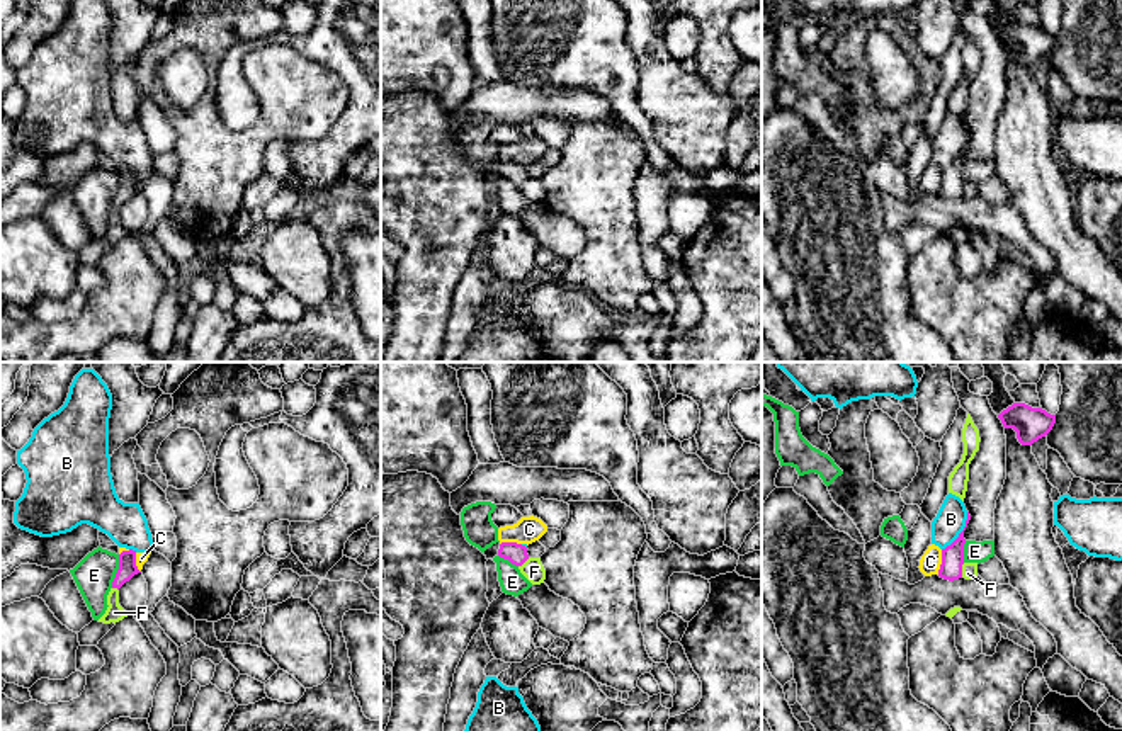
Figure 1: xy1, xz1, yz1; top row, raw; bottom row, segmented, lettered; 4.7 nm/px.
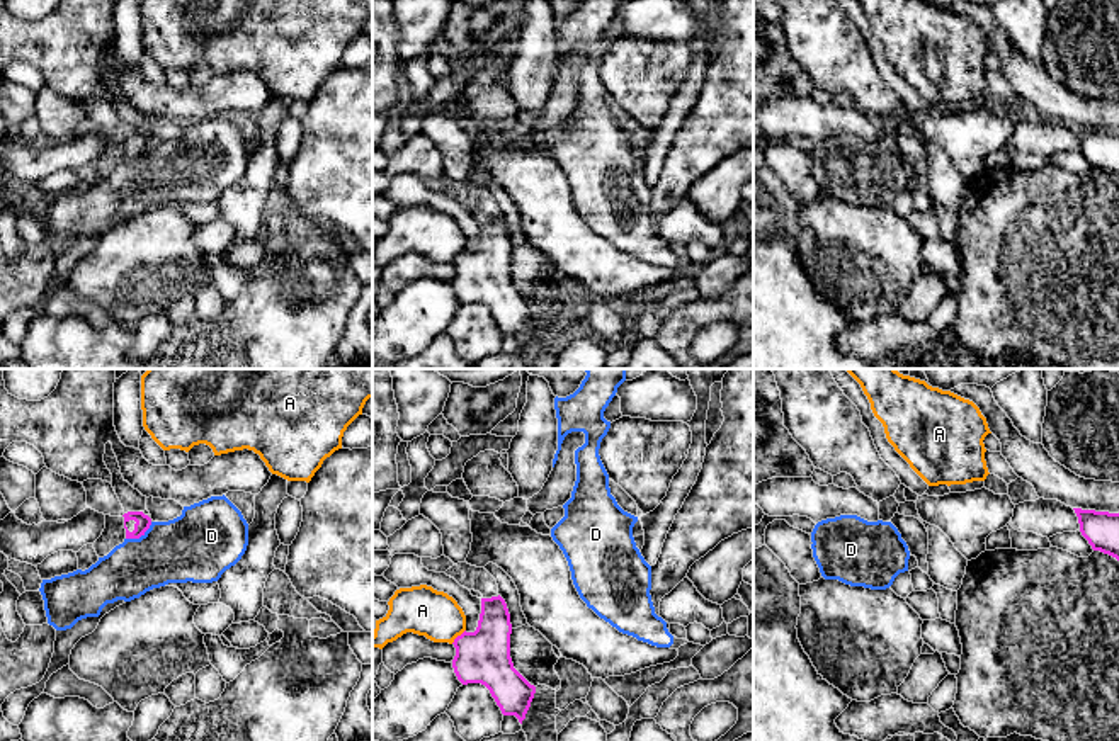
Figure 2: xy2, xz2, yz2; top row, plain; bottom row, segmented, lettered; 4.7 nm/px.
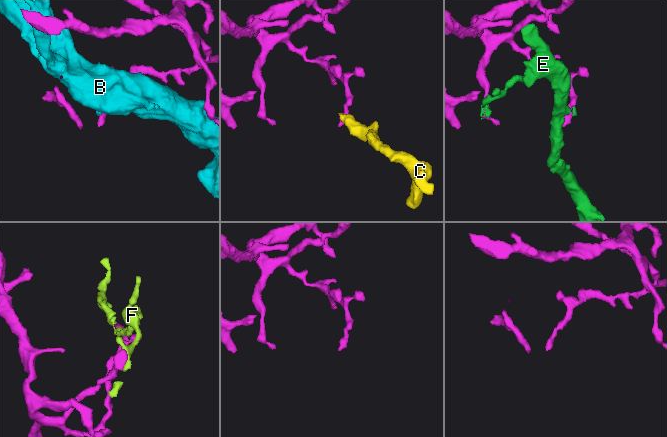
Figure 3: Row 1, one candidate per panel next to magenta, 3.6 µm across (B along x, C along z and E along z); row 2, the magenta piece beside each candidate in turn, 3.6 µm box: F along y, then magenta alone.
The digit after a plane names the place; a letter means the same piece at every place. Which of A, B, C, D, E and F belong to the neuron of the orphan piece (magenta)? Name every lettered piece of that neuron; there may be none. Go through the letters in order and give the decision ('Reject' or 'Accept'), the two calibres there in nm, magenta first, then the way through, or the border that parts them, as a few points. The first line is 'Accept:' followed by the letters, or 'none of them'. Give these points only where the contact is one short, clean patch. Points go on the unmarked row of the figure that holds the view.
Accept: none of them
A: Reject. Thickness 260 nm (magenta) against 220 nm
B: Reject. Thickness 110 nm (magenta) against 140 nm. Boundary: yz1 (968, 131), (964, 148), (942, 169)
C: Reject. Thickness 110 nm (magenta) against 100 nm. Boundary: yz1 (942, 169), (942, 182), (937, 192)
D: Reject. Thickness 70 nm (magenta) against 320 nm. Boundary: xy2 (152, 141), (138, 157), (126, 158)
E: Reject. Thickness 90 nm (magenta) against 190 nm. Boundary: xy1 (119, 174), (119, 187), (111, 206)
F: Reject. Thickness 110 nm (magenta) against 80 nm

